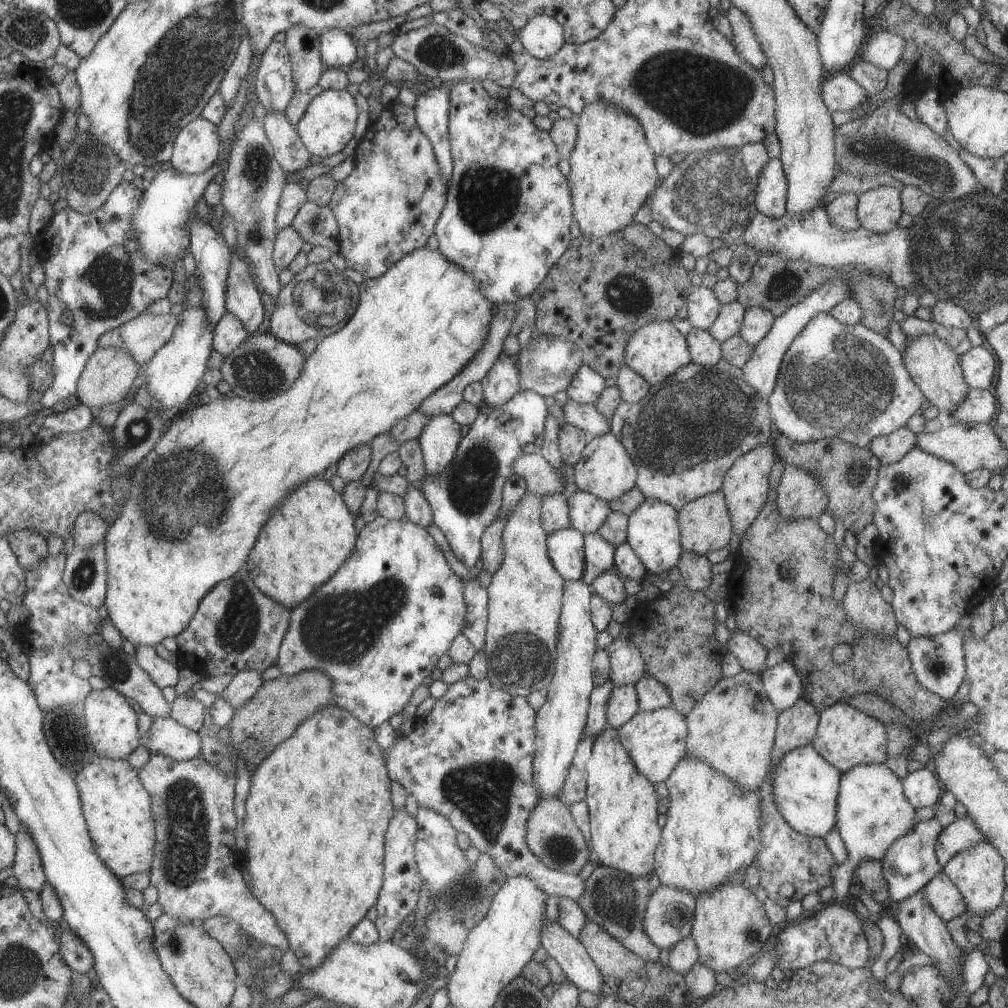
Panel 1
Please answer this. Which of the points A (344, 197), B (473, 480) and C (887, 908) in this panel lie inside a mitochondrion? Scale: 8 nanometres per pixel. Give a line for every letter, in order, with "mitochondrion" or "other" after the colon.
A: other
B: mitochondrion
C: other

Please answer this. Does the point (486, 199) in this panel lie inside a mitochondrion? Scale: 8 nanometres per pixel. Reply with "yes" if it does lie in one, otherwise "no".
yes

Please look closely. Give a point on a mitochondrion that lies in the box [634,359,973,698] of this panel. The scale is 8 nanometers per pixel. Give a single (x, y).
(935, 666)

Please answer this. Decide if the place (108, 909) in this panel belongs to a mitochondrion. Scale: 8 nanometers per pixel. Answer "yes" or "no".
no

